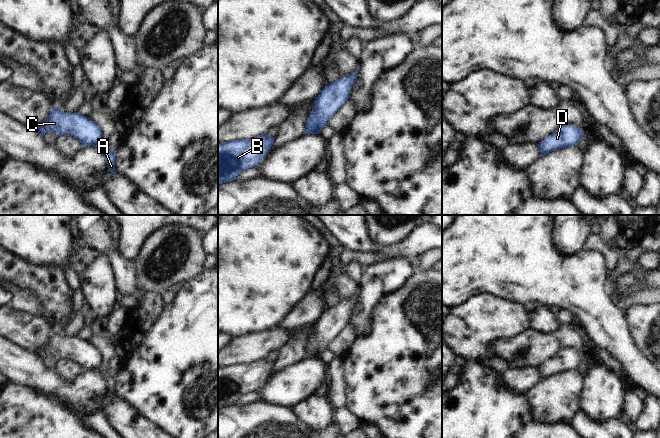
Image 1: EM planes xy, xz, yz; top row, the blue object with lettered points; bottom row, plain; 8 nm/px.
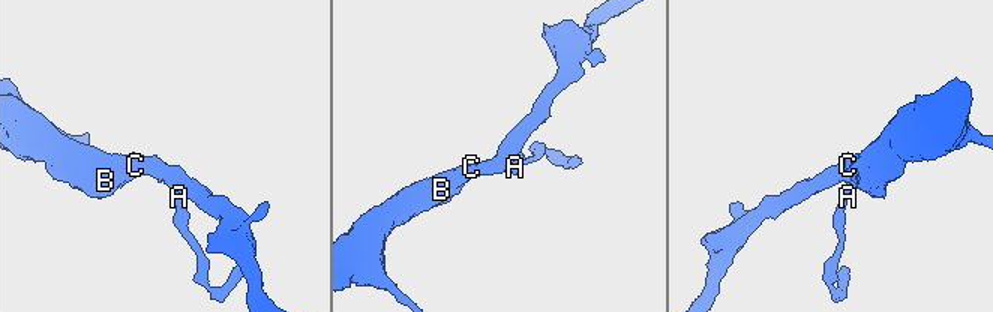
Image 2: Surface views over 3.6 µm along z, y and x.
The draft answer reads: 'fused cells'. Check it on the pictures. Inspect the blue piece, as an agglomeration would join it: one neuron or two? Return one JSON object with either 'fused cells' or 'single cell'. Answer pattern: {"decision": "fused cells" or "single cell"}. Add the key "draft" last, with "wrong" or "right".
{"decision": "fused cells", "draft": "right"}

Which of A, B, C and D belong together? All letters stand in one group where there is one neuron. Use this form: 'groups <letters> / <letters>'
groups A / B C D

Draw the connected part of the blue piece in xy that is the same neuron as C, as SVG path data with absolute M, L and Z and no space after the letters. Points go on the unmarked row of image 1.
M51 332L46 349L36 354L41 360L50 355L58 360L74 360L83 371L98 370L102 364L100 351L87 340L77 336L65 337L60 332Z

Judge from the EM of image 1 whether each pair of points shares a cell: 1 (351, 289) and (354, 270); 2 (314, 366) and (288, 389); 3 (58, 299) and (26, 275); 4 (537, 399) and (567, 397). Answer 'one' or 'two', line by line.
1: two
2: one
3: one
4: one

